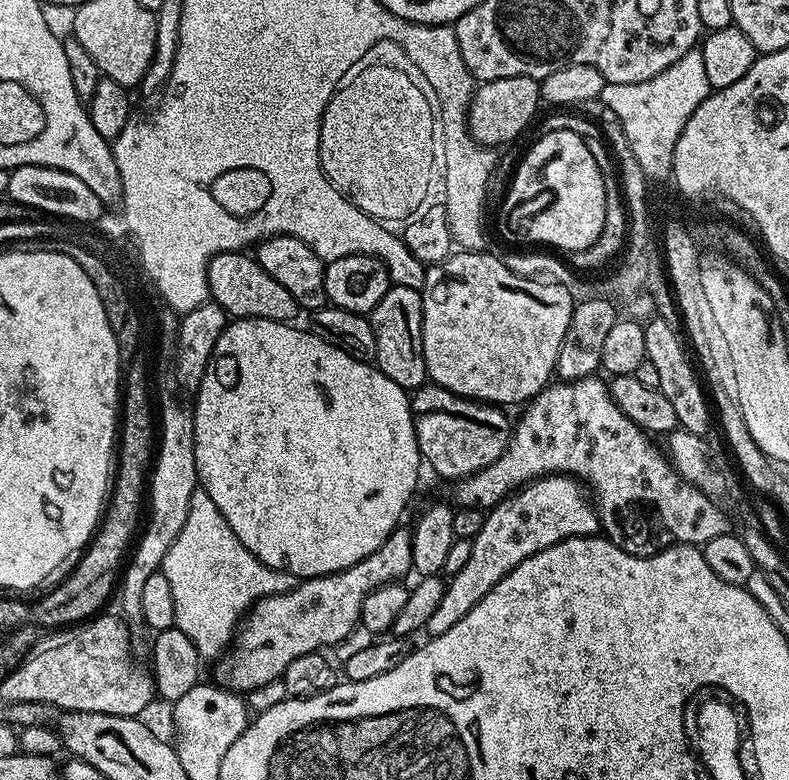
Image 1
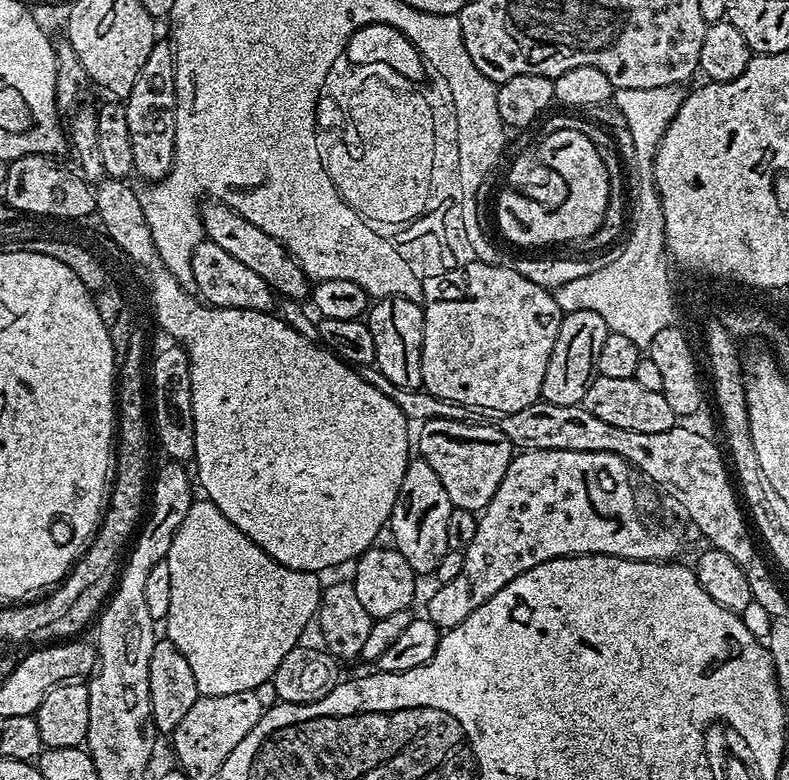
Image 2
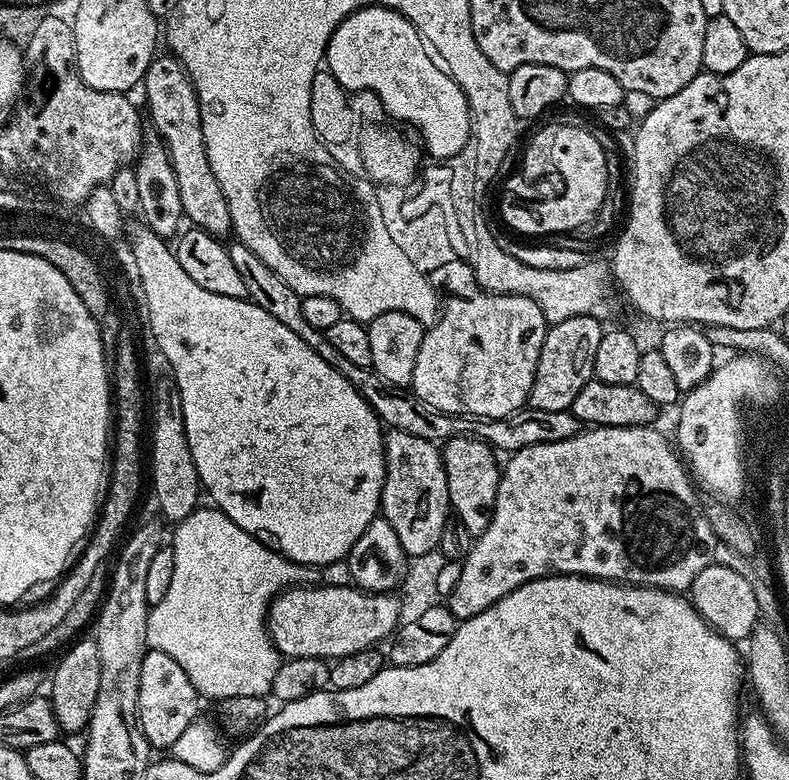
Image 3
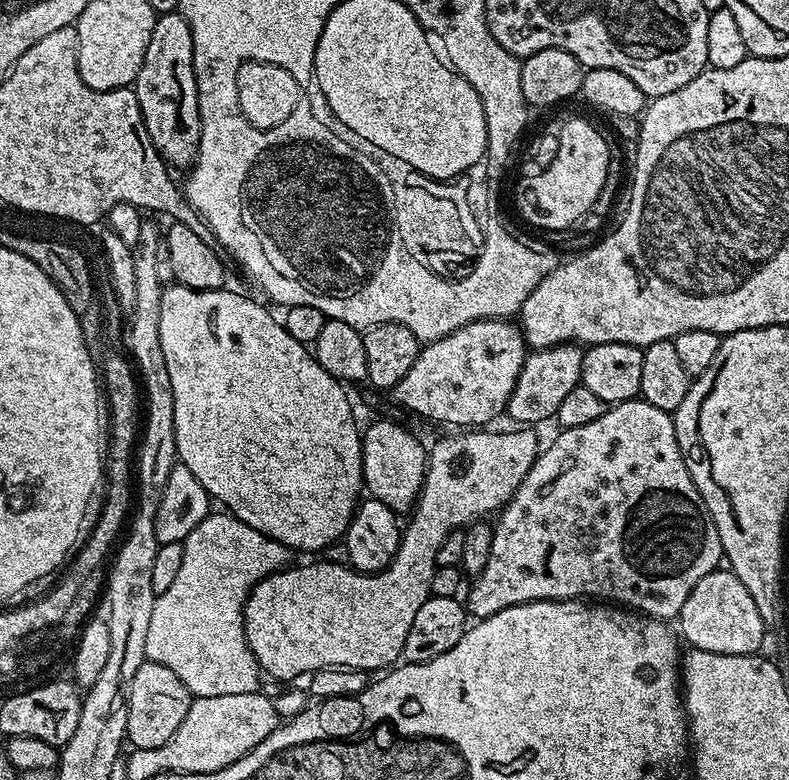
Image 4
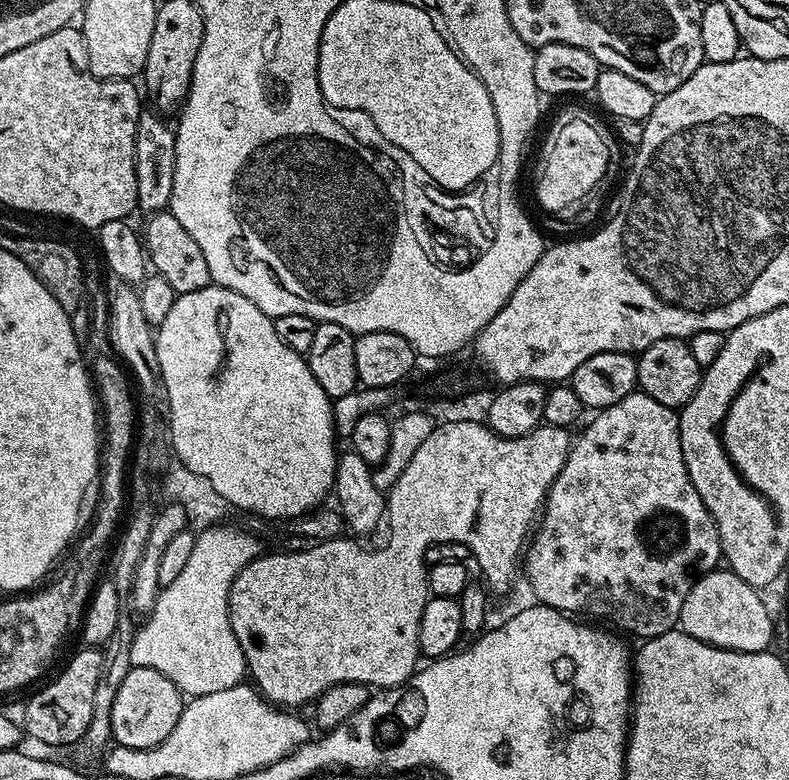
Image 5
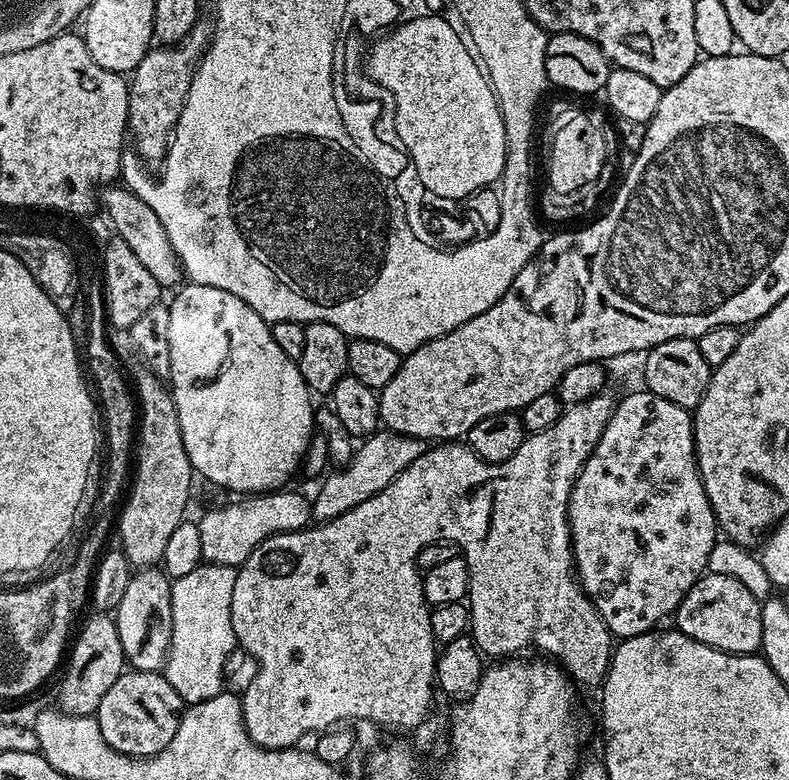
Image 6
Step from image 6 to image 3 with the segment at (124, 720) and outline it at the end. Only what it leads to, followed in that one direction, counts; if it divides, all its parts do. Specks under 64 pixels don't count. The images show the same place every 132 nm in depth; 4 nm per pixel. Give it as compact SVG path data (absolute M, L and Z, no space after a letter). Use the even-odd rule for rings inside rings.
M162 650L145 652L142 658L140 685L138 686L138 710L136 715L142 734L148 739L149 745L153 749L175 749L176 743L182 734L185 733L186 728L191 723L196 722L201 715L199 714L200 703L202 703L202 697L197 692L194 682L190 682L190 678L186 678L186 670L182 670L182 666L178 662L174 662L174 658L170 658L170 654L162 654Z

